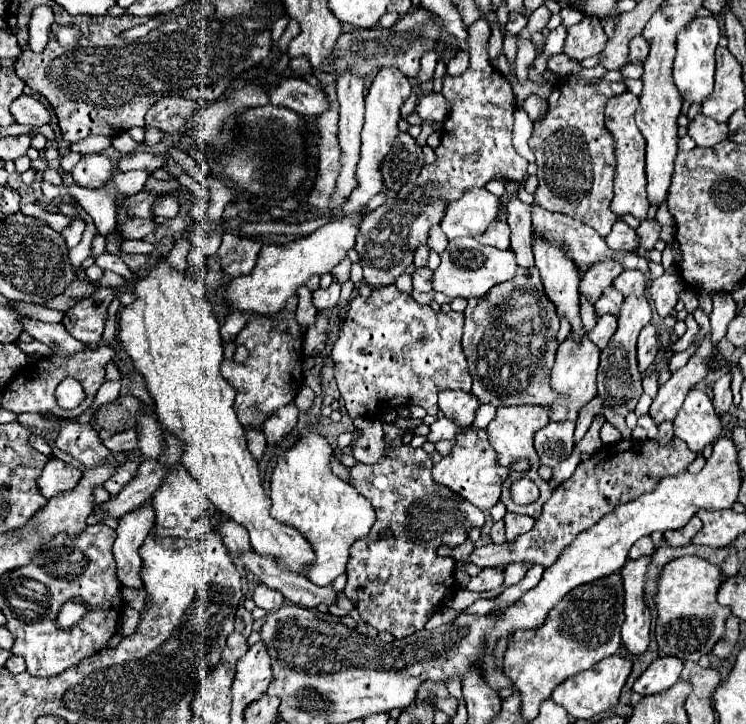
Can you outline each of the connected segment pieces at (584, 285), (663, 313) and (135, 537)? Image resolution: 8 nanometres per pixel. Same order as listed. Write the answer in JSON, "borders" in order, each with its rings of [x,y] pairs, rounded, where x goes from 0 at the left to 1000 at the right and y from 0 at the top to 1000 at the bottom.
{"borders":[[[[808,360],[806,366],[795,366],[795,372],[790,372],[776,388],[776,407],[782,407],[790,419],[798,419],[806,410],[808,399],[816,396],[832,374],[835,372],[827,369],[824,360]]],[[[891,377],[883,385],[873,388],[870,405],[878,416],[878,430],[883,432],[883,438],[894,438],[902,430],[910,402],[916,402],[916,394],[908,377]]],[[[200,695],[189,698],[184,709],[170,709],[160,717],[157,747],[151,753],[151,769],[157,778],[157,800],[165,811],[189,814],[189,767],[186,756],[192,753],[197,736],[205,728],[205,700]]]]}

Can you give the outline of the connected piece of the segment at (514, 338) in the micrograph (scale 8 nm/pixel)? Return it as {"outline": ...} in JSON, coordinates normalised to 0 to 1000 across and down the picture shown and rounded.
{"outline":[[[696,369],[690,383],[664,394],[647,410],[629,413],[623,427],[623,454],[621,454],[621,488],[629,501],[629,518],[634,523],[631,543],[642,551],[642,557],[655,557],[664,562],[685,562],[685,559],[736,559],[744,554],[741,540],[736,537],[736,510],[741,507],[747,471],[744,463],[749,457],[749,438],[741,427],[741,419],[731,410],[725,399],[723,374],[717,369],[701,372]]]}

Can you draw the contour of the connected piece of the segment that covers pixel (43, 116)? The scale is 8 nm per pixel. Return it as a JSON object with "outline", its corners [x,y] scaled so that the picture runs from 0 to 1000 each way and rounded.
{"outline":[[[31,131],[23,140],[17,140],[15,159],[25,173],[36,173],[36,175],[55,175],[63,173],[68,164],[60,145],[42,131]]]}

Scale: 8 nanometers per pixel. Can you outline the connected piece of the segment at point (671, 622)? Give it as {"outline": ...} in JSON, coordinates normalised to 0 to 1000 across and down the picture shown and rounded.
{"outline":[[[910,769],[897,775],[883,800],[881,819],[875,822],[881,838],[878,883],[886,905],[905,905],[916,913],[937,913],[972,874],[972,855],[977,841],[961,833],[961,814],[969,802],[966,786],[942,775],[940,769]]]}

